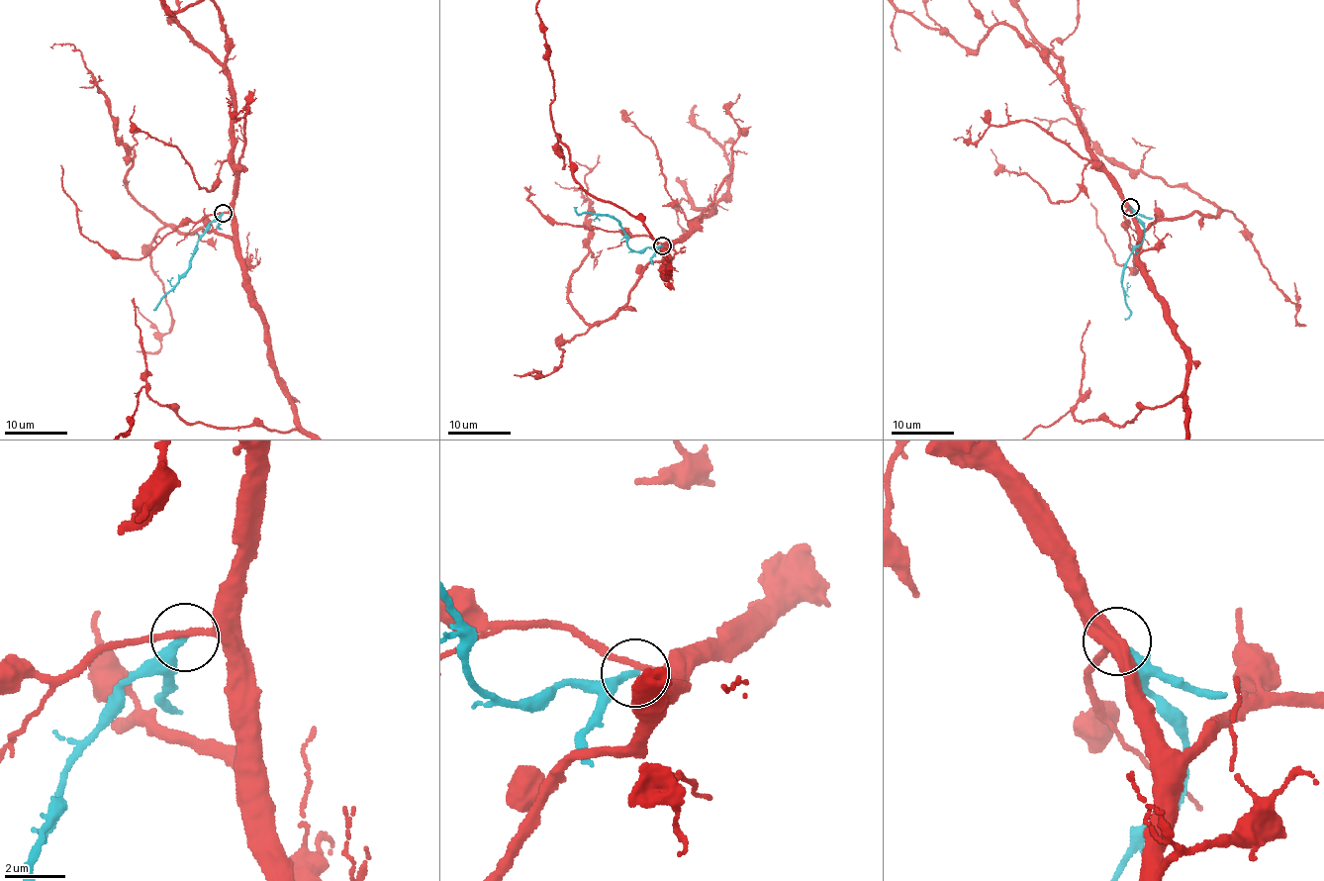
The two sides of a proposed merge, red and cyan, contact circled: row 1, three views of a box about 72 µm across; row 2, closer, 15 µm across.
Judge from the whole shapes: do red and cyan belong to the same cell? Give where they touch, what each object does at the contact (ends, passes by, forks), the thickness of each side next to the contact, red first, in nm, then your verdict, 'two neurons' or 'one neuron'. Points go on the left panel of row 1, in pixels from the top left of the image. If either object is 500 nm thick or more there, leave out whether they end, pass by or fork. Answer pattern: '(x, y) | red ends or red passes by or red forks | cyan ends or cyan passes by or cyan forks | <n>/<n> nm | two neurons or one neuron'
(223, 213) | red passes by | cyan ends | 200/300 nm | two neurons

